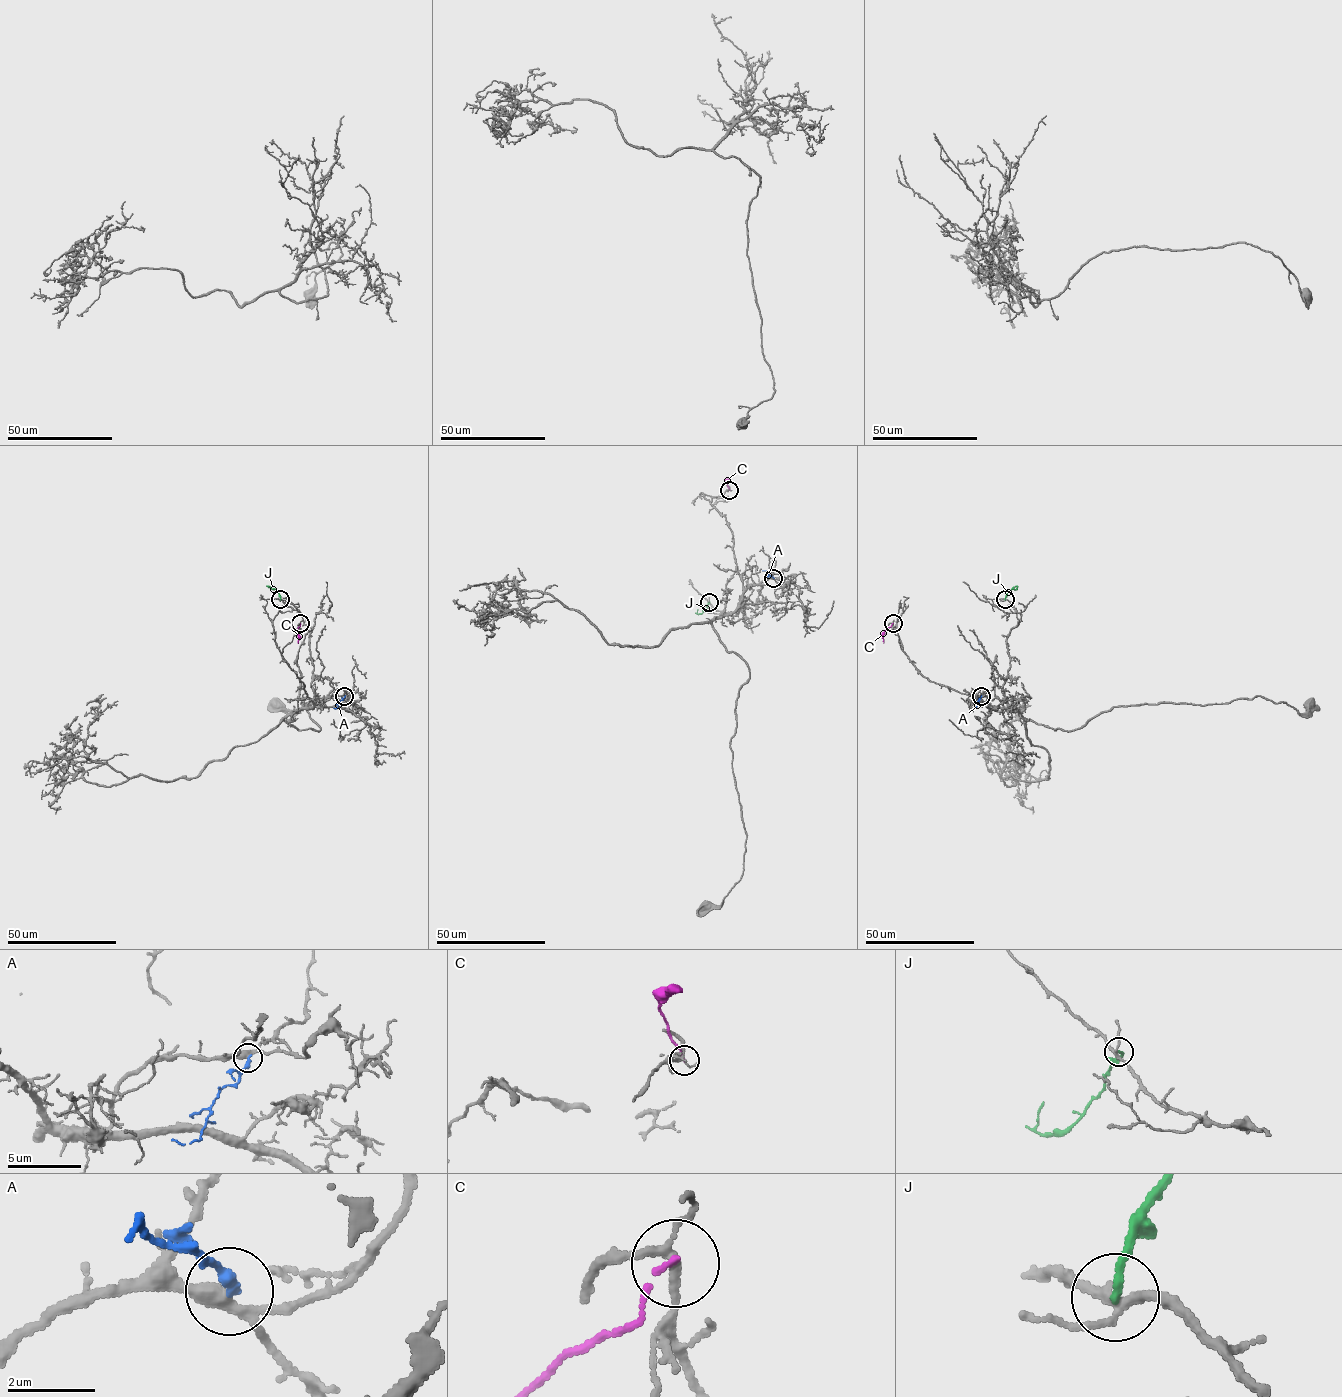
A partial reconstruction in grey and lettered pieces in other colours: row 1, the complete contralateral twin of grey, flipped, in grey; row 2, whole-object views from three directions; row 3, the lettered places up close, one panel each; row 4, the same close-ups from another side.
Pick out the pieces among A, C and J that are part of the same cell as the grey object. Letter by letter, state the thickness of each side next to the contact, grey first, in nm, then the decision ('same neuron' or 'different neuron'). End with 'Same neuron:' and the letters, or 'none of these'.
A: 280/260 nm | different neuron
C: 170/110 nm | different neuron
J: 190/170 nm | different neuron
Same neuron: none of these

